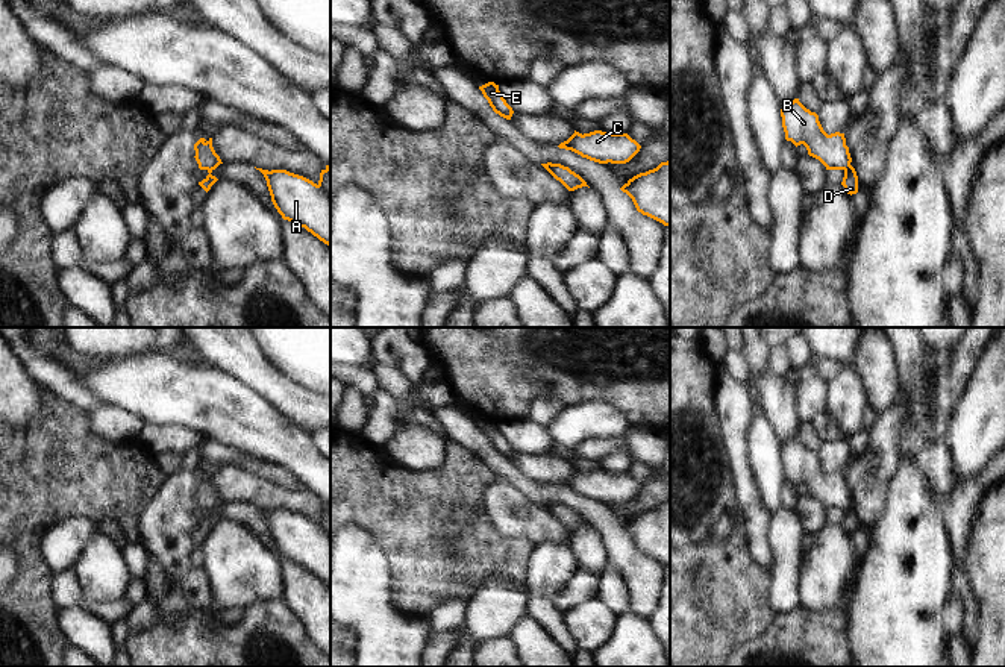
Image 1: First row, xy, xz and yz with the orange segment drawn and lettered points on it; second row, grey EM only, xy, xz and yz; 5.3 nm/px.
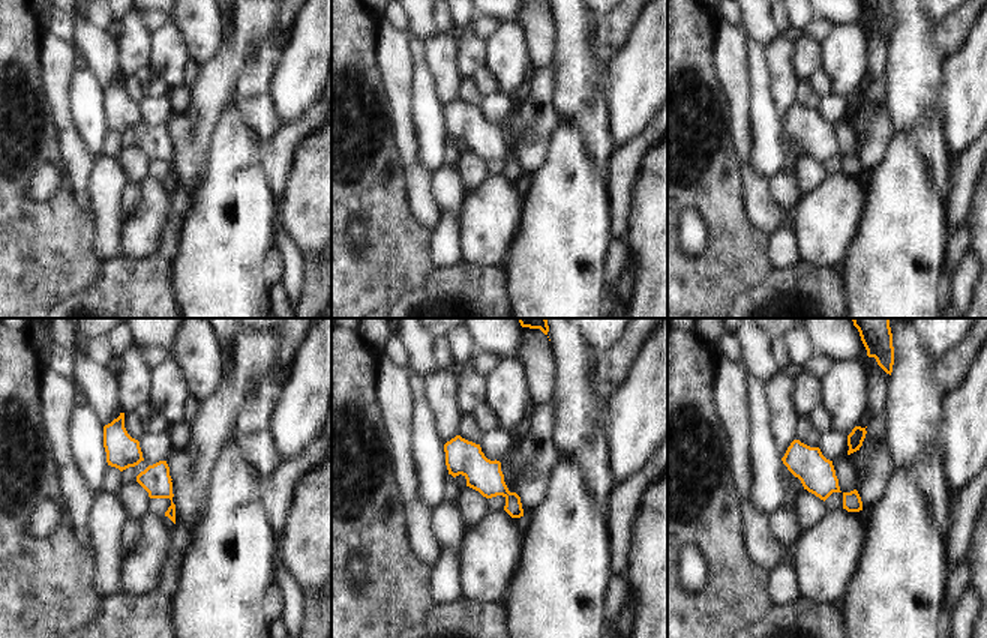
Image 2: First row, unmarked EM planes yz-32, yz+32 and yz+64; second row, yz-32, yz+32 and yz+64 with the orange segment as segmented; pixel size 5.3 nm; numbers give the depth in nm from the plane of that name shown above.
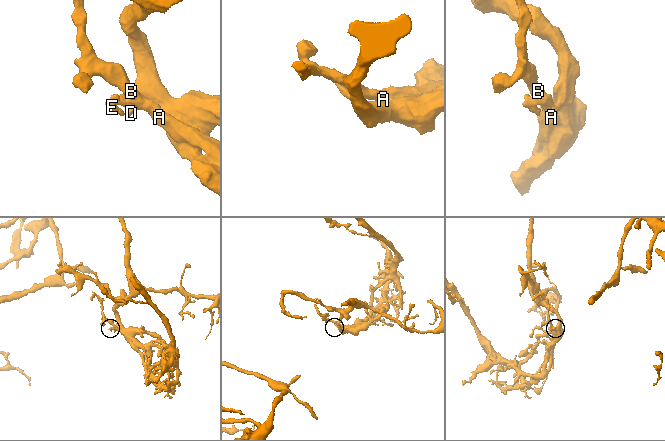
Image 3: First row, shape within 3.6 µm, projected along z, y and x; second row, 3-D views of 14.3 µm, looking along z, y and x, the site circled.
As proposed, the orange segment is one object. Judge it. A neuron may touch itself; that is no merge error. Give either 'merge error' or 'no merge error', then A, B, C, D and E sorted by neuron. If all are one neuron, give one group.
merge error | A B C E / D

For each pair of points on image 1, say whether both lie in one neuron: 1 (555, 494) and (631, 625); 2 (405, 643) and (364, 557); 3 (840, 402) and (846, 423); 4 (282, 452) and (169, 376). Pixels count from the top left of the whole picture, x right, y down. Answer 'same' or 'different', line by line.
1: different
2: same
3: same
4: same

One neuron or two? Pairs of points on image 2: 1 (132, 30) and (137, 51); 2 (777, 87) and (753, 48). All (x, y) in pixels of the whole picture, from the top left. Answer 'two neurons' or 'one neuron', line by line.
1: one neuron
2: two neurons

